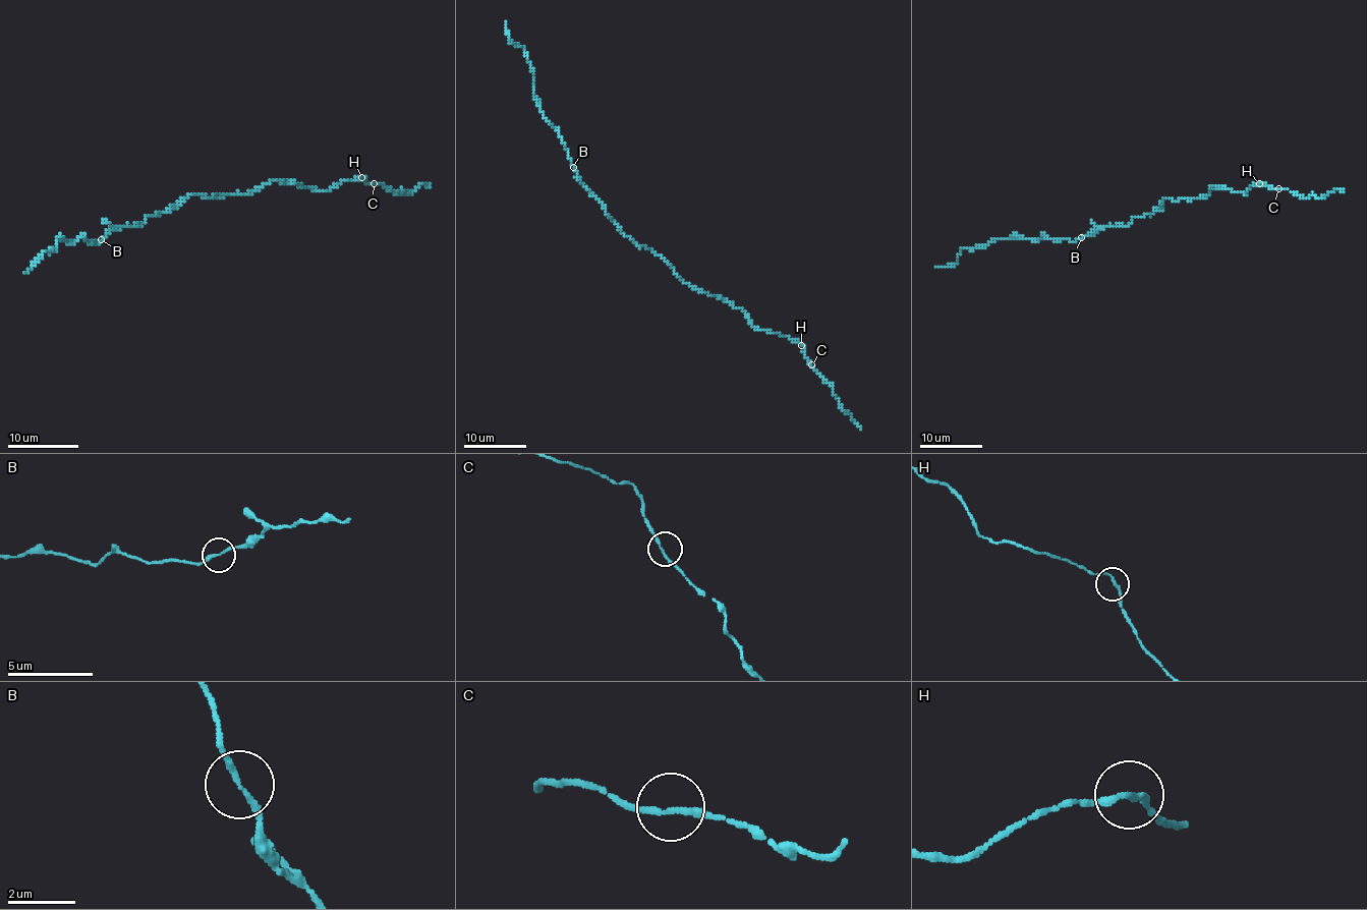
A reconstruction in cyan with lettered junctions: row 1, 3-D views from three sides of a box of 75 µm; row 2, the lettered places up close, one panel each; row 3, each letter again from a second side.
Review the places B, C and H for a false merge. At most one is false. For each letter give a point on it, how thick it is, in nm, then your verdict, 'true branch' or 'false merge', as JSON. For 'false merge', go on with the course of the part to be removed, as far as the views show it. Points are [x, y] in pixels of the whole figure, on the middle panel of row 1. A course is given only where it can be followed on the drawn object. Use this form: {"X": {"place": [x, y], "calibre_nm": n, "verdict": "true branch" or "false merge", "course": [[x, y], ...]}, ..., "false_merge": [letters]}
{"B": {"place": [573, 167], "calibre_nm": 160, "verdict": "true branch"}, "C": {"place": [811, 364], "calibre_nm": 170, "verdict": "true branch"}, "H": {"place": [801, 345], "calibre_nm": 160, "verdict": "true branch"}, "false_merge": []}

